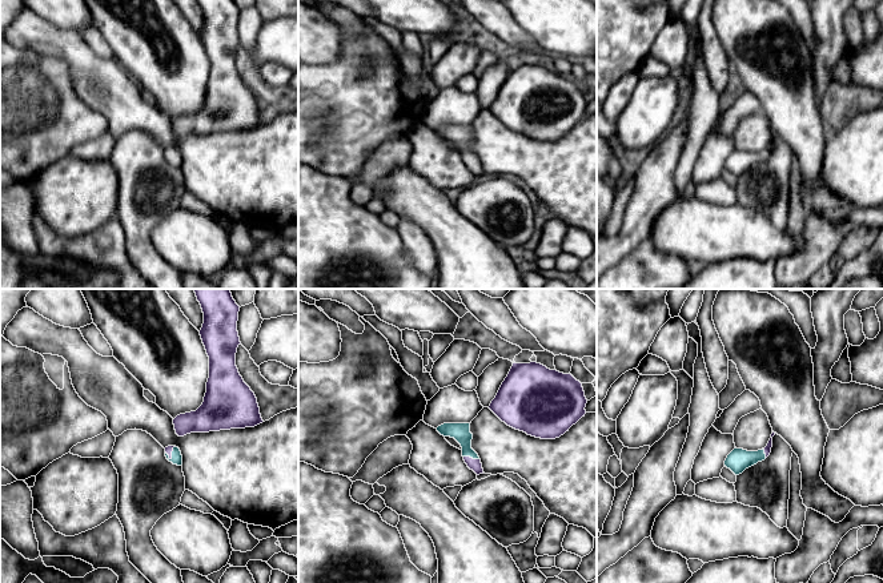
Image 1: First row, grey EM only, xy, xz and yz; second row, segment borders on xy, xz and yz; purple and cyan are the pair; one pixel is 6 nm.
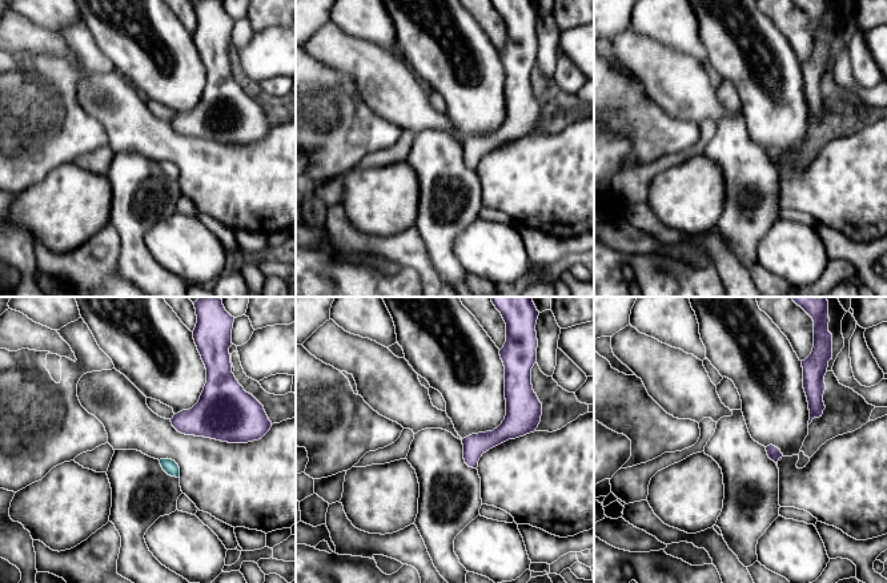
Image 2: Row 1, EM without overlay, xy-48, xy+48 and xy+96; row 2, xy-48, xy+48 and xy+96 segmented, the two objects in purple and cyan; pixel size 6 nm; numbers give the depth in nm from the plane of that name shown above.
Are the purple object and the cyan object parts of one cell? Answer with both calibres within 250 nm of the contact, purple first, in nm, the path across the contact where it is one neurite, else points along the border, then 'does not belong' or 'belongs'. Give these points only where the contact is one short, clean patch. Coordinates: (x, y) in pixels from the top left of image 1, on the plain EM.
70/110 nm | across xz (474, 167), (472, 160), (461, 135) | belongs

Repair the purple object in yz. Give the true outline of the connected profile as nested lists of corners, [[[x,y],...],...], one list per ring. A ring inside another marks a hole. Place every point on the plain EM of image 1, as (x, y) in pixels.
[[[772,133],[771,140],[767,145],[767,148],[758,153],[747,153],[743,150],[734,150],[726,160],[725,168],[730,170],[735,177],[742,176],[746,170],[756,166],[758,164],[764,162],[772,149],[772,138],[775,134]]]

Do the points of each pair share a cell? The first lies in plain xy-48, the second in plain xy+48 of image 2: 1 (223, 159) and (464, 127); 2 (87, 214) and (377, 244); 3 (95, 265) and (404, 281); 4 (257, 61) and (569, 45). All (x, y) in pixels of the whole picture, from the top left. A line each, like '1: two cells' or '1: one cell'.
1: two cells
2: two cells
3: two cells
4: one cell

